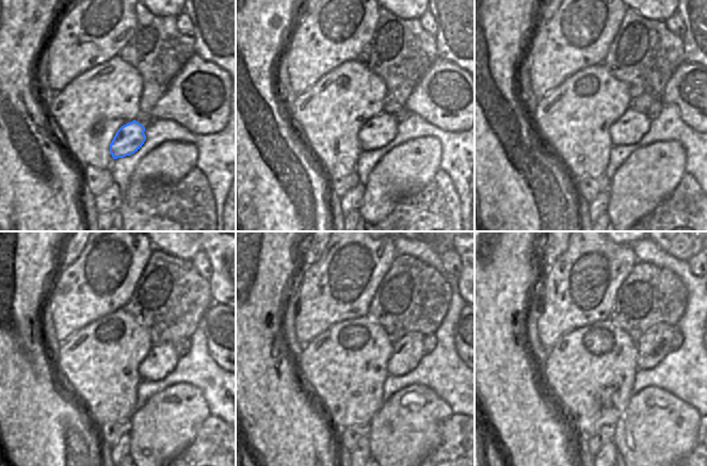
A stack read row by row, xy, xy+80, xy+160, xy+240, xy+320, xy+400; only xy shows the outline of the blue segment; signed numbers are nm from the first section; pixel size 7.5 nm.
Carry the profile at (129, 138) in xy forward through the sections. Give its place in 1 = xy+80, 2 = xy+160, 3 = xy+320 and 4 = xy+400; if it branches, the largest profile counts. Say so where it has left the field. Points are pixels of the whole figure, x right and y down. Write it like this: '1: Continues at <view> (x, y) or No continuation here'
1: Continues at xy+80 (380, 130)
2: Continues at xy+160 (628, 130)
3: Continues at xy+320 (407, 352)
4: Continues at xy+400 (655, 344)

